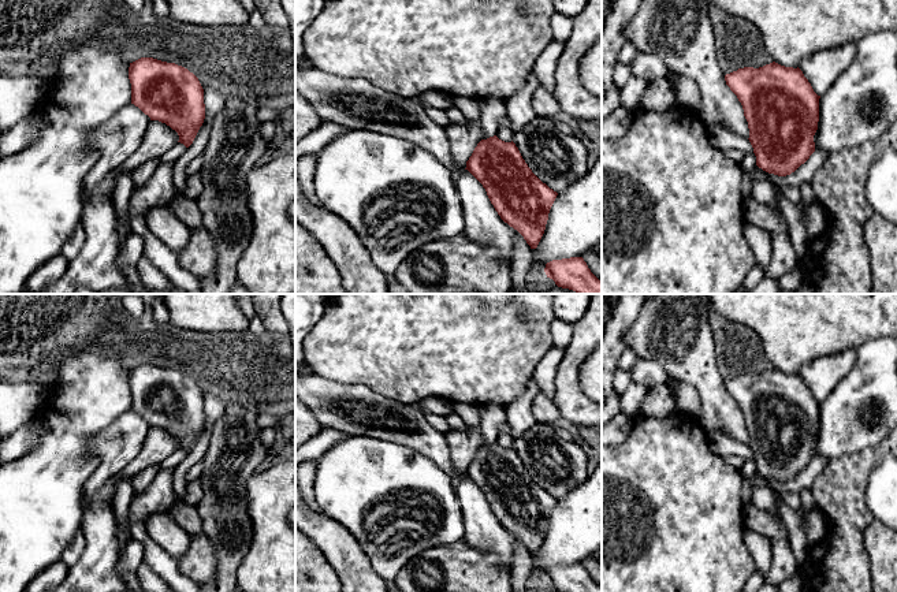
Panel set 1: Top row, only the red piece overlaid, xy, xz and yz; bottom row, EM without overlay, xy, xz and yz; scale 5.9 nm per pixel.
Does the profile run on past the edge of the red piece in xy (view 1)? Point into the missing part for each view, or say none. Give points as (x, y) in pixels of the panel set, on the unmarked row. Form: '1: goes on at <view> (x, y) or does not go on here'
1: does not go on here

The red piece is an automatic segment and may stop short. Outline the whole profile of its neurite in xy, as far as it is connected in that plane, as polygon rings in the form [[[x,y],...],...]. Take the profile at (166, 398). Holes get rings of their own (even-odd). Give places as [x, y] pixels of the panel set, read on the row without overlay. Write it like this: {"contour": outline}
{"contour": [[[141,364],[129,373],[131,410],[150,427],[165,429],[189,454],[205,425],[204,395],[187,375],[153,364]]]}

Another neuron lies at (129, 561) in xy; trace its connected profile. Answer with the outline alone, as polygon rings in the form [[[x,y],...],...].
[[[131,540],[123,552],[119,552],[119,559],[115,565],[116,576],[131,573],[142,563],[144,546],[139,541]]]

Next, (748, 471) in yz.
[[[744,459],[742,468],[740,470],[741,474],[741,500],[742,504],[751,503],[752,491],[756,487],[755,476],[756,476],[756,462],[755,459]]]

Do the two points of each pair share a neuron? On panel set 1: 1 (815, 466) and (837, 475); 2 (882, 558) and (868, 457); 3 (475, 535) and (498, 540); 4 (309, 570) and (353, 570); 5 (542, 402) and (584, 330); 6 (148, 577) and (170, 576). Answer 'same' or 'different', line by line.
1: different
2: different
3: same
4: different
5: different
6: different

